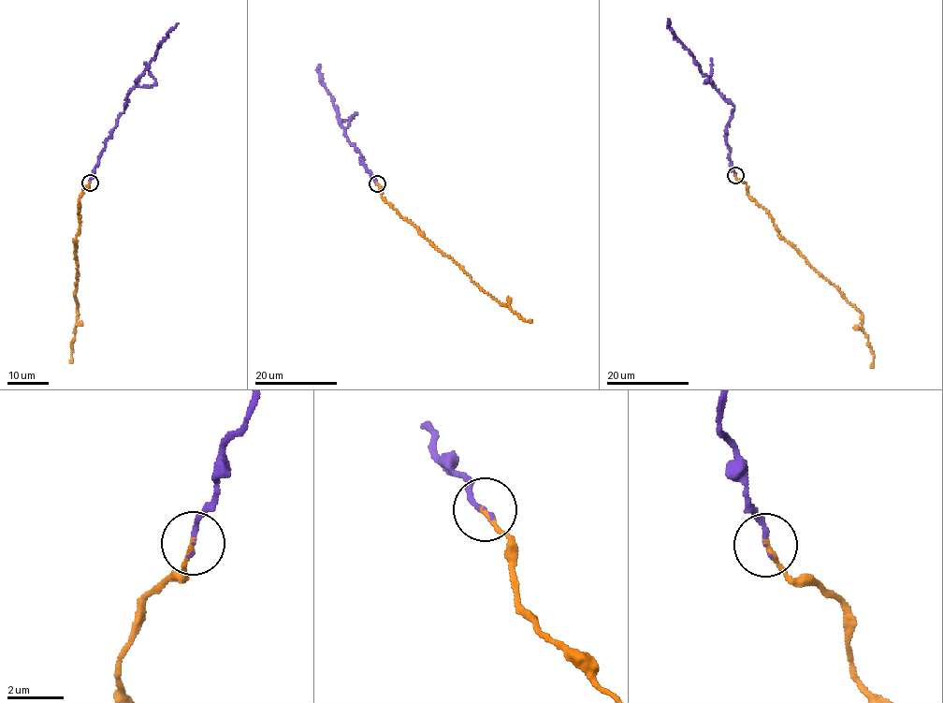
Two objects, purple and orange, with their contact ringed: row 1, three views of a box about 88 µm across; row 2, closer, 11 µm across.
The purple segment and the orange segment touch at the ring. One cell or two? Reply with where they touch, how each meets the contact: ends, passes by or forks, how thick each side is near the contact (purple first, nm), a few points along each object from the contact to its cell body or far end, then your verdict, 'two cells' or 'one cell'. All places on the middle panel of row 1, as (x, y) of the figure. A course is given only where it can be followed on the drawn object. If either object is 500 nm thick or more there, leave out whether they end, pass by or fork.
at (377, 183); purple ends there; orange ends there; 160 nm thick on the purple side, 180 nm on the other; purple runs (377, 183), (360, 164), (362, 155), (349, 142), (337, 117), (332, 97), (317, 71), (320, 65); orange runs (377, 183), (383, 197), (422, 236), (483, 290), (510, 306), (521, 319), (531, 322); one cell

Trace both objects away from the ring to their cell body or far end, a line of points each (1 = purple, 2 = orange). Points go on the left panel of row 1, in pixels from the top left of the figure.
1: (90, 183), (104, 140), (124, 110), (126, 97), (154, 57), (166, 33), (177, 23)
2: (90, 183), (82, 191), (79, 203), (80, 222), (74, 241), (78, 266), (74, 295), (78, 310), (70, 363)

